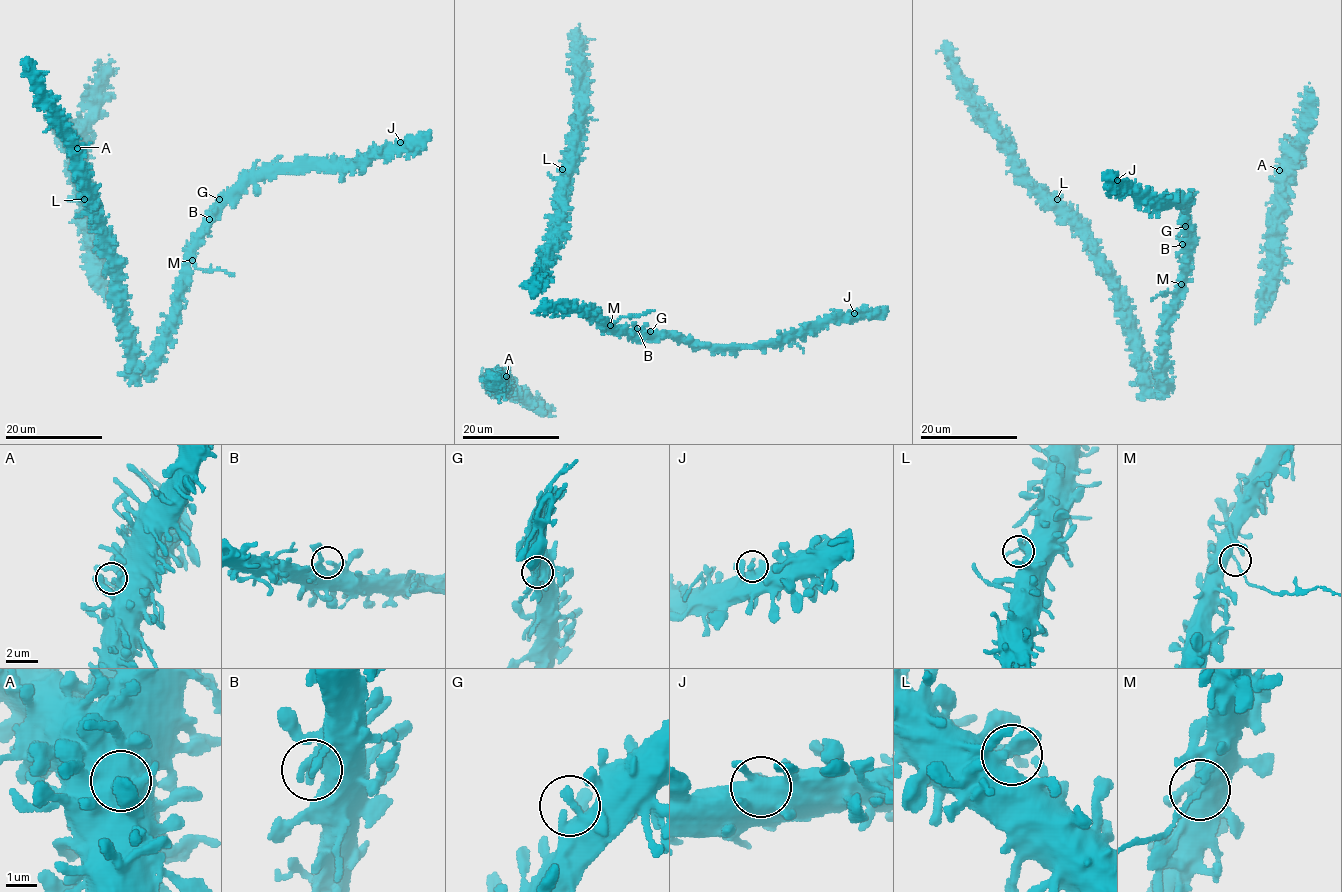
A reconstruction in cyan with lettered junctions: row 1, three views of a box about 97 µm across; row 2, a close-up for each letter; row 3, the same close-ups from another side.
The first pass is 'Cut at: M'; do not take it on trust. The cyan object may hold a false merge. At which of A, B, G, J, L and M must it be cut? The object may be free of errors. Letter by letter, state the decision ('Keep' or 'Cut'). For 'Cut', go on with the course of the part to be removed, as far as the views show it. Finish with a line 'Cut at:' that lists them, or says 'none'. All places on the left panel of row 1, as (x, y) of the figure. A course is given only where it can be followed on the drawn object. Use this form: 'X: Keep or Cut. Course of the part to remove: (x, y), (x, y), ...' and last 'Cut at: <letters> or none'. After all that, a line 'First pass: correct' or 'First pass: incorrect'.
A: Keep
B: Keep
G: Keep
J: Keep
L: Keep
M: Cut. Course of the part to remove: (192, 260), (197, 268), (220, 269), (233, 274)
Cut at: M
First pass: correct

